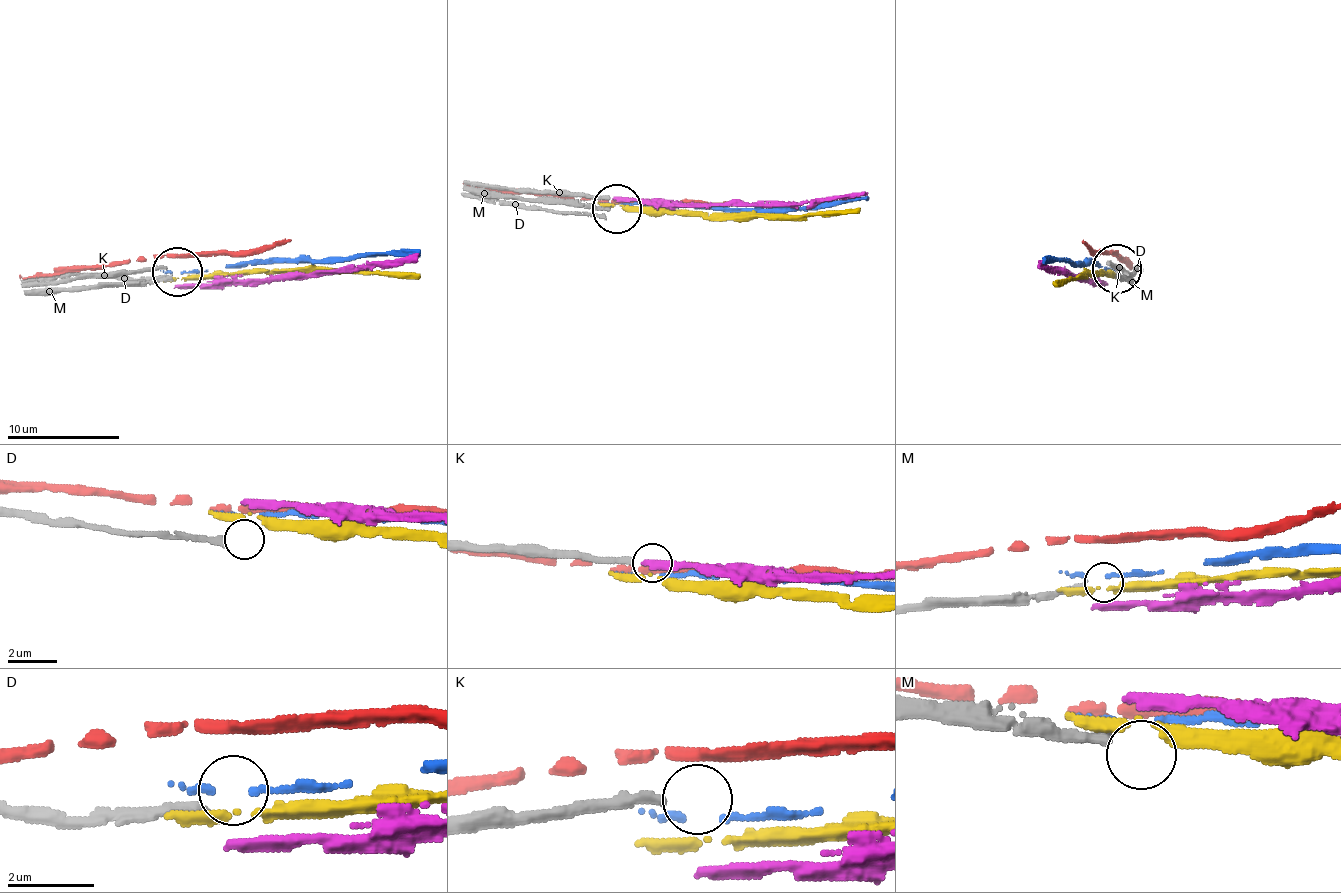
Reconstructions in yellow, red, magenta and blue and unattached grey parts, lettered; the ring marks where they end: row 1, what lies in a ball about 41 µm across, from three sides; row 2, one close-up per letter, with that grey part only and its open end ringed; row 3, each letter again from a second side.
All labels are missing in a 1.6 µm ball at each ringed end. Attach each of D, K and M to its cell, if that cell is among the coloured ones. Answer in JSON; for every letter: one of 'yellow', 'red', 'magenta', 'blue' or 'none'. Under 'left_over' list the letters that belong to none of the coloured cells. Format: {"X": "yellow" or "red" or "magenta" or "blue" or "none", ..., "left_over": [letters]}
{"D": "none", "K": "none", "M": "yellow", "left_over": ["D", "K"]}

